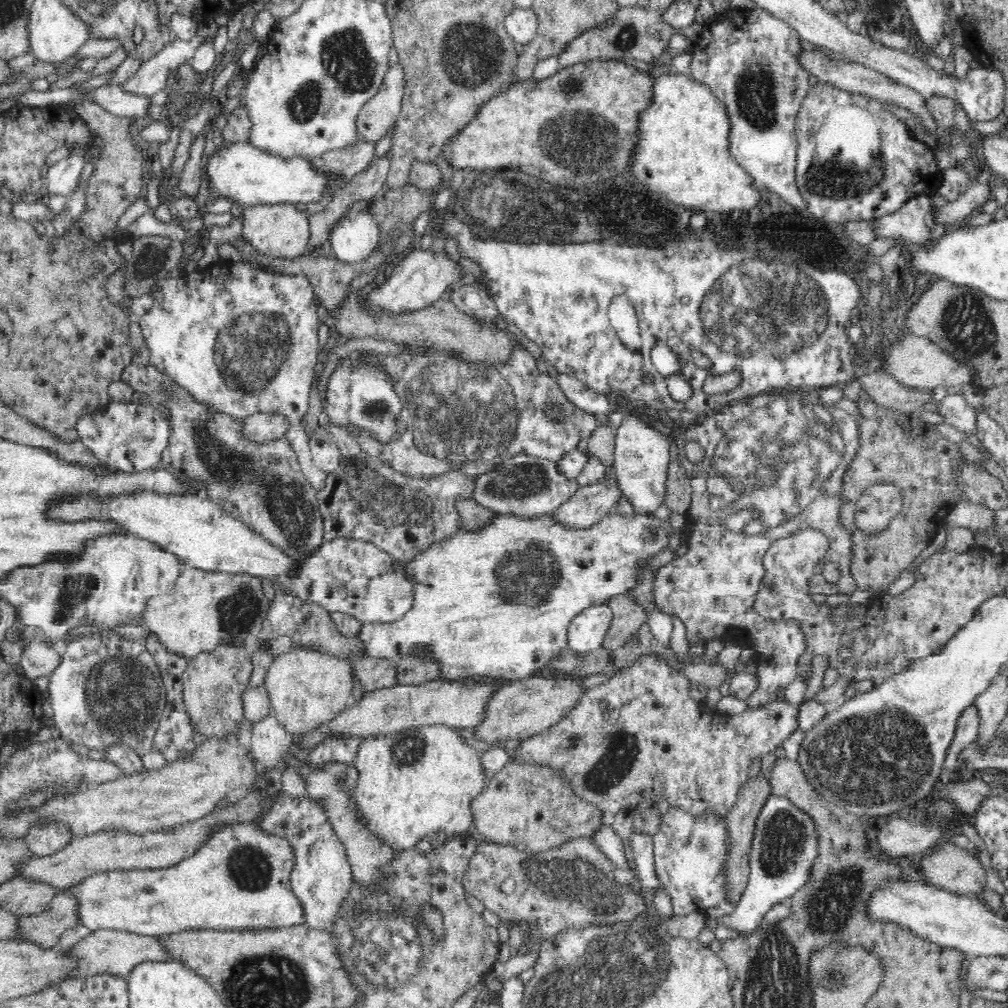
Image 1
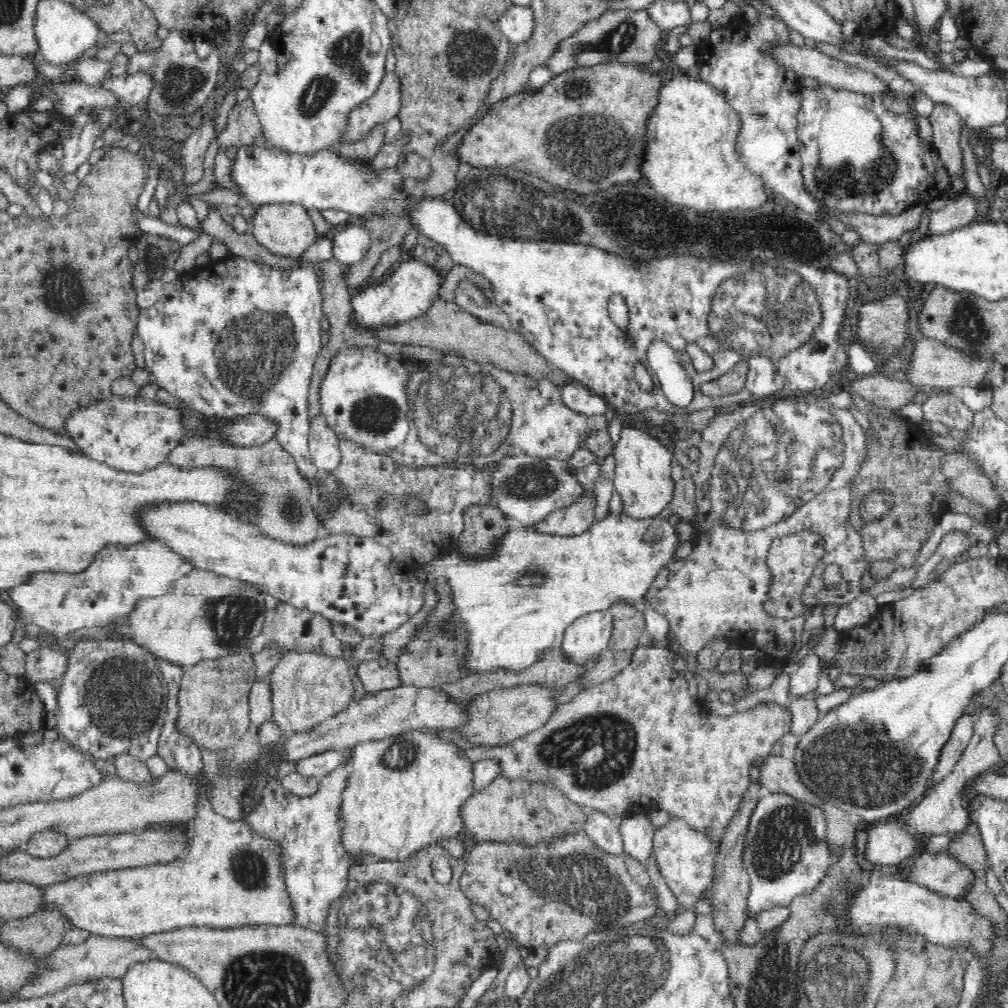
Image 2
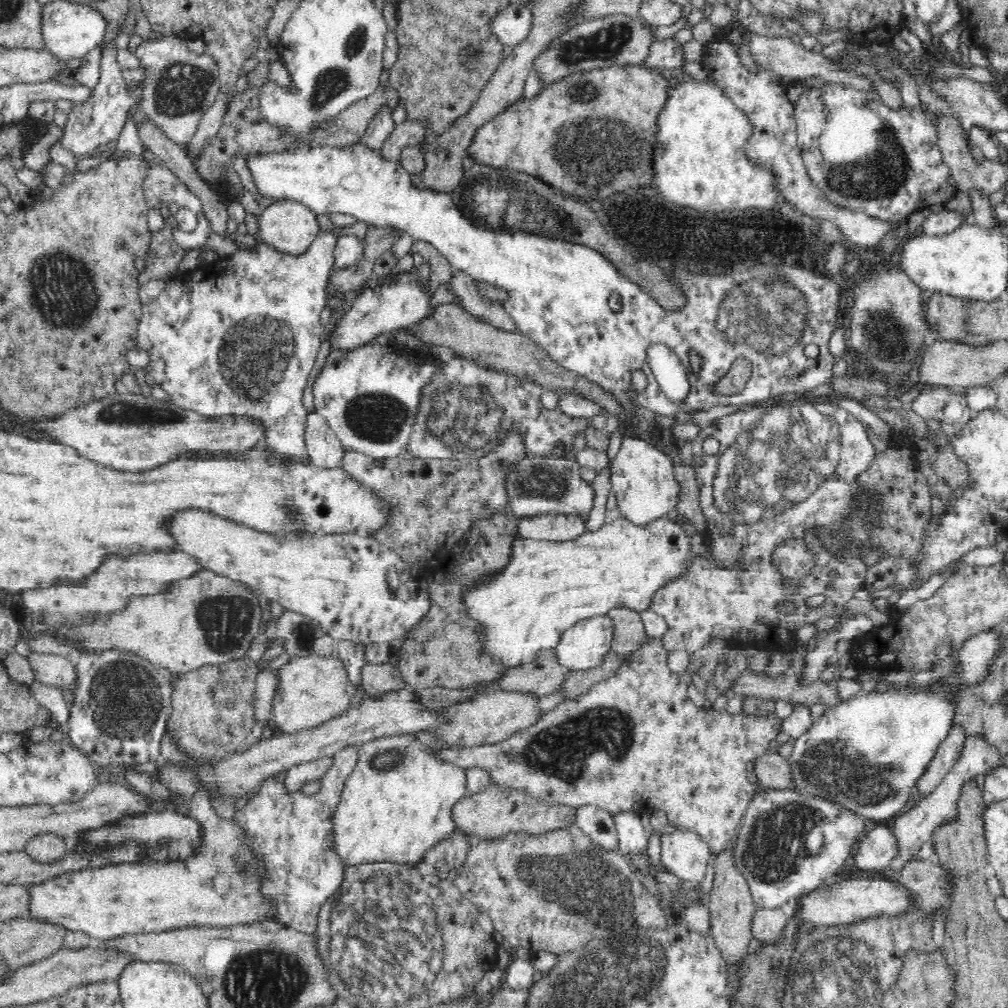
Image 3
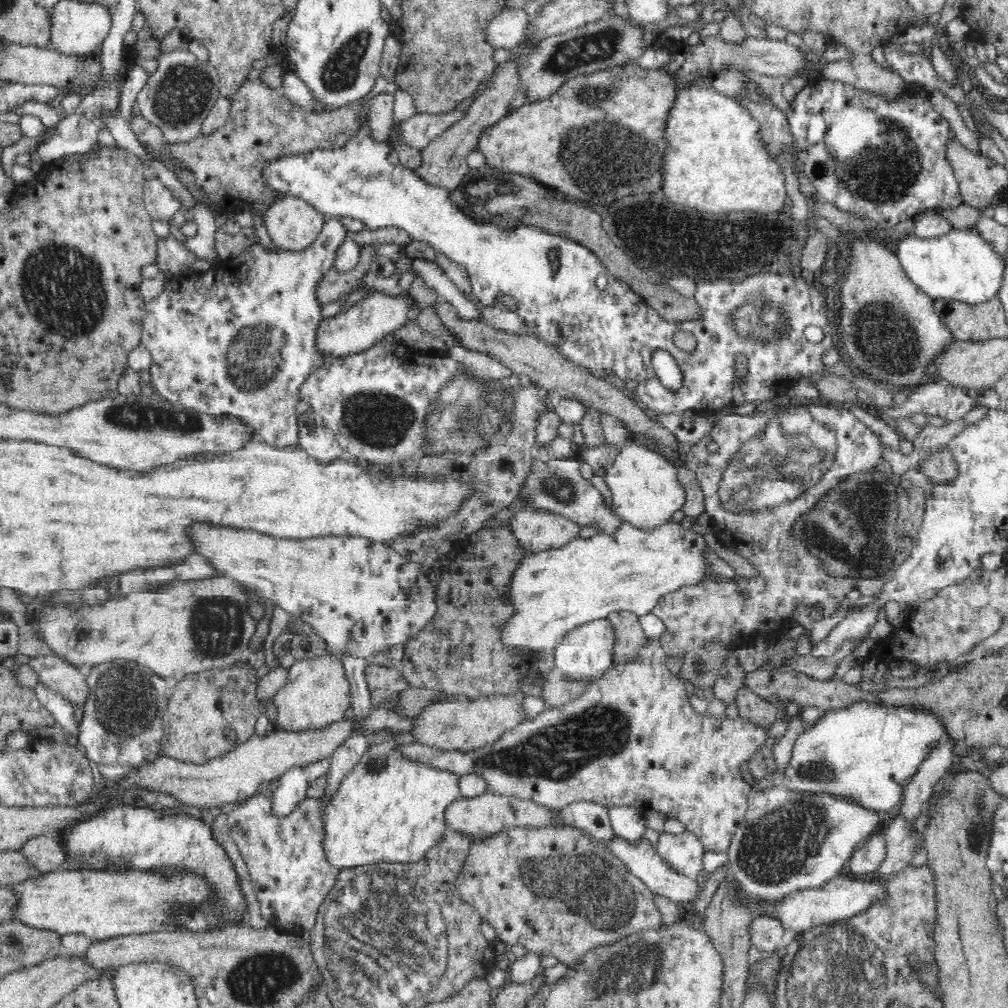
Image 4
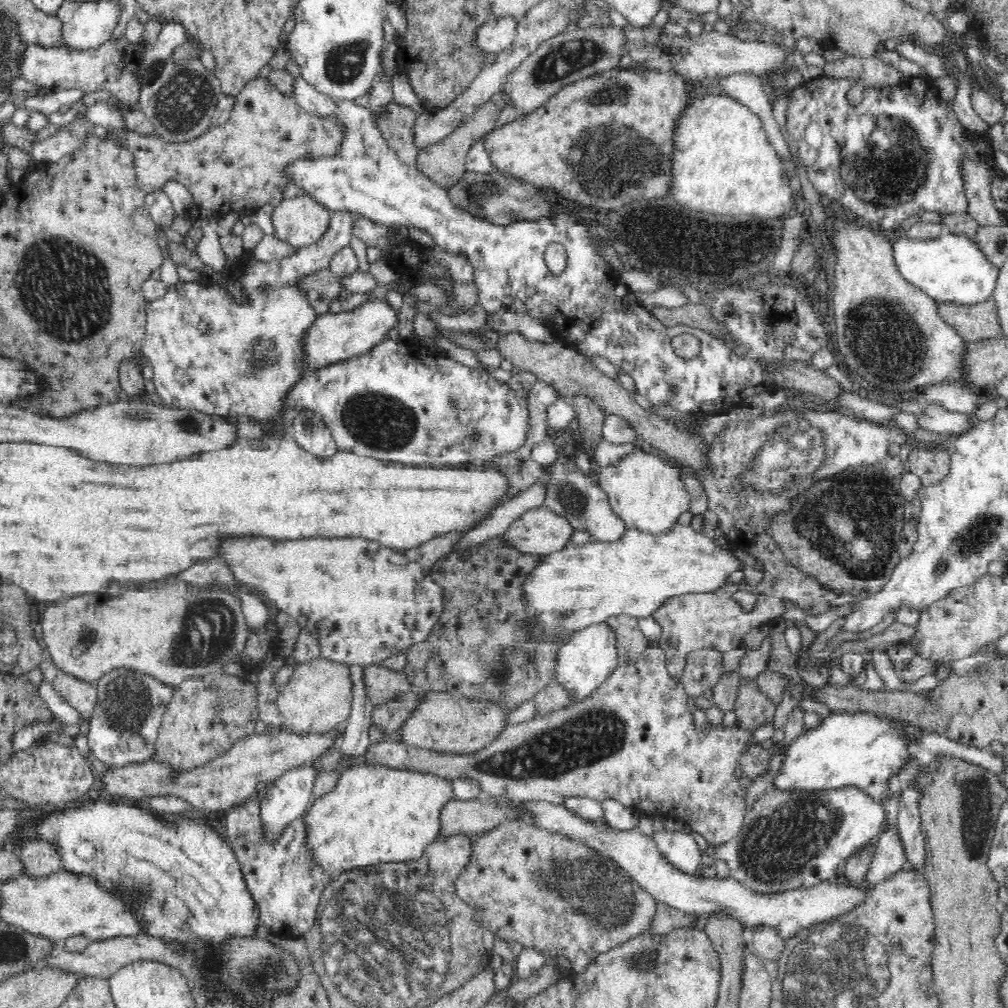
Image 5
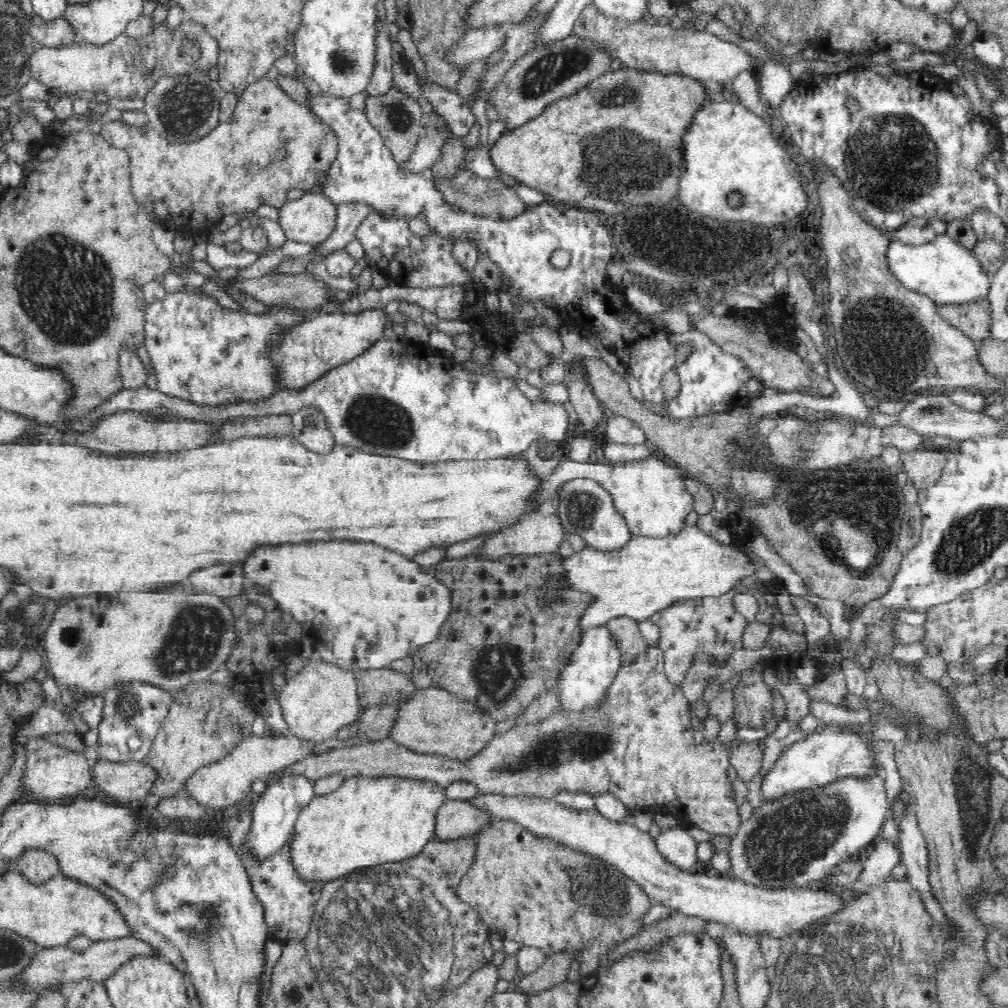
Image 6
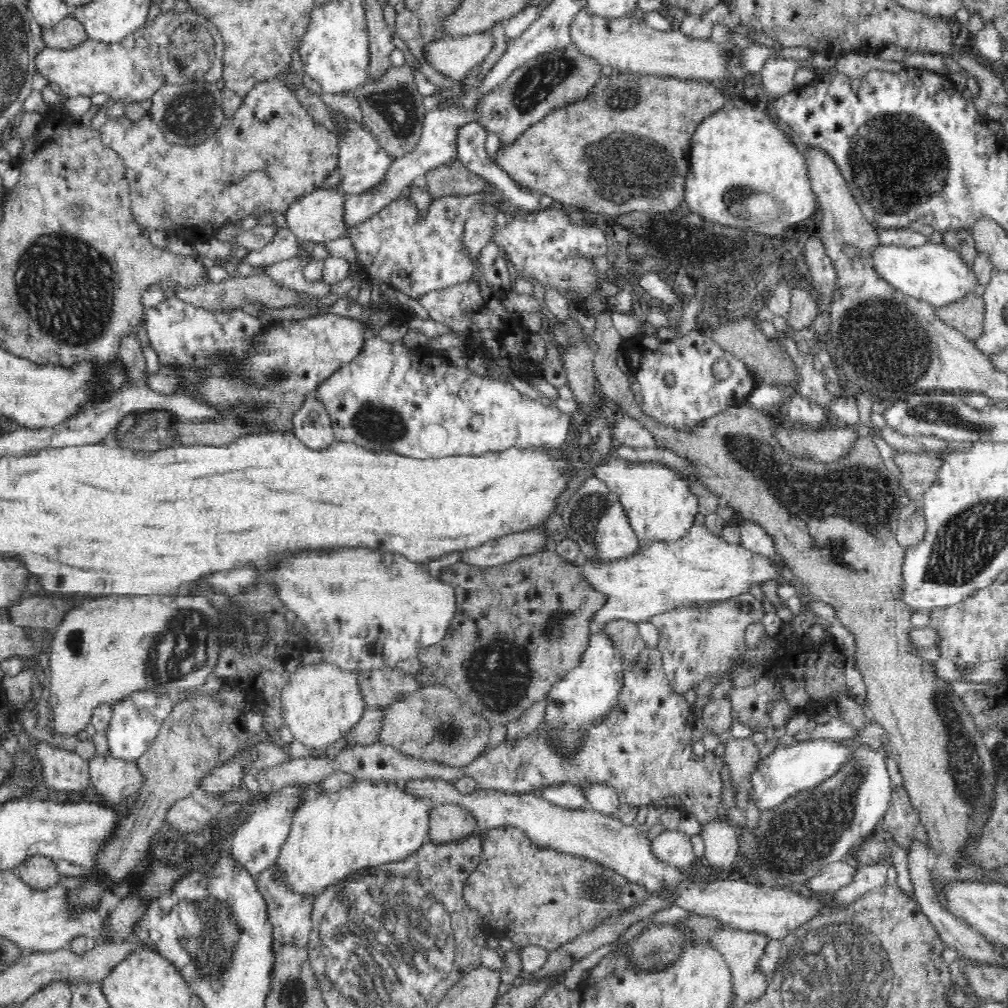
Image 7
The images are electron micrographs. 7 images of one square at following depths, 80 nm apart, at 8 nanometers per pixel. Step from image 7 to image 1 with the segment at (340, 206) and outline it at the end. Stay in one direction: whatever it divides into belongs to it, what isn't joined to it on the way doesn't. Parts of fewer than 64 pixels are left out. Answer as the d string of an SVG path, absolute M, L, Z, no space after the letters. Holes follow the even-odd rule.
M281 203L272 205L243 206L242 232L240 237L244 245L252 246L256 253L271 256L277 260L292 260L306 255L306 244L310 238L308 216L298 210L294 204Z

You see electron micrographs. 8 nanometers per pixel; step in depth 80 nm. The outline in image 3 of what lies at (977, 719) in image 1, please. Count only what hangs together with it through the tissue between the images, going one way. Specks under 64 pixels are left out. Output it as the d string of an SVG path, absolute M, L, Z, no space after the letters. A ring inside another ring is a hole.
M955 724L950 735L944 739L943 744L938 748L935 760L928 766L922 779L918 780L918 792L911 805L932 792L939 782L952 770L954 764L960 759L967 739L967 730L962 724Z

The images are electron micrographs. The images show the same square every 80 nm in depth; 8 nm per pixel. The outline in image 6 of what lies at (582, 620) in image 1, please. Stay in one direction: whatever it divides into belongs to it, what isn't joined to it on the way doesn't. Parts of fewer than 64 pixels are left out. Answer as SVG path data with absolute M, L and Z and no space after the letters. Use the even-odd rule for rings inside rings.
M607 625L586 629L579 634L577 643L571 648L565 665L557 676L557 686L561 695L560 711L582 712L584 707L593 707L604 698L604 692L616 676L621 665L621 652L616 639Z

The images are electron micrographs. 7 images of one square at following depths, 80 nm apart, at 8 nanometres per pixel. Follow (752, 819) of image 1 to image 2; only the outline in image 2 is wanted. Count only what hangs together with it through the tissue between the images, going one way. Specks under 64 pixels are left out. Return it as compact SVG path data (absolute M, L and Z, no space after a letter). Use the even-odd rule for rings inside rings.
M761 781L751 782L751 785L744 791L742 800L736 809L735 815L729 821L724 830L724 836L720 840L721 846L719 855L716 856L715 884L712 886L711 905L713 910L714 928L720 932L724 941L730 941L734 944L740 938L740 931L744 927L748 914L745 913L745 904L749 891L749 874L744 867L744 848L746 848L746 839L748 830L754 814L754 808L758 807L758 802L766 790Z

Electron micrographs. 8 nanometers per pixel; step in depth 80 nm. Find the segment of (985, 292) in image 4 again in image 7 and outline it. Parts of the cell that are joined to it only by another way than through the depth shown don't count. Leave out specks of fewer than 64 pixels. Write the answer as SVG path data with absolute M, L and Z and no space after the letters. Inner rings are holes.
M944 241L926 243L916 248L894 244L880 246L875 251L874 264L879 276L891 282L898 291L924 299L935 307L958 302L967 298L968 294L981 294L984 289L973 266Z

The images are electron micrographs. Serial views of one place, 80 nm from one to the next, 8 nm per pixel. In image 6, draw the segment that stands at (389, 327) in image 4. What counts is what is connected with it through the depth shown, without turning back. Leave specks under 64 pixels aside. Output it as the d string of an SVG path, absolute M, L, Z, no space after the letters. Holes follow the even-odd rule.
M384 308L364 309L357 313L319 313L310 316L288 332L283 344L273 353L272 359L279 365L280 390L303 387L320 378L331 368L336 368L346 361L361 356L376 341L383 339L388 322L388 312Z

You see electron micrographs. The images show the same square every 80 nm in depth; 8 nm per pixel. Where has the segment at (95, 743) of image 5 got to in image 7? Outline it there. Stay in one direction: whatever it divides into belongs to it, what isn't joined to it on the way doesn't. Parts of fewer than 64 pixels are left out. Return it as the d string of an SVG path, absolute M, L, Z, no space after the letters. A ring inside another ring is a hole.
M136 690L120 702L110 705L112 718L105 734L108 755L112 759L137 762L151 748L154 738L160 732L160 726L164 724L174 706L170 695L155 690Z

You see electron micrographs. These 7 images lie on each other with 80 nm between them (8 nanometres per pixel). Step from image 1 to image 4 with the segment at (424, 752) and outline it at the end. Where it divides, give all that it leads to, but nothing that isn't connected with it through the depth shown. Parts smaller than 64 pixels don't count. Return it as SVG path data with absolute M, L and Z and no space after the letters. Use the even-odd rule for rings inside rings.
M384 740L368 746L360 763L344 778L338 794L326 802L324 853L338 870L378 863L416 863L450 830L446 811L452 802L461 798L460 775L413 760L405 756L402 748L398 740Z

